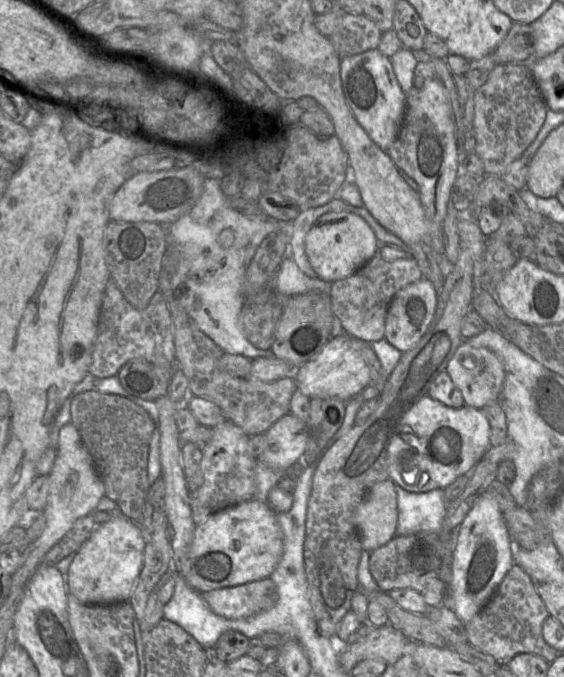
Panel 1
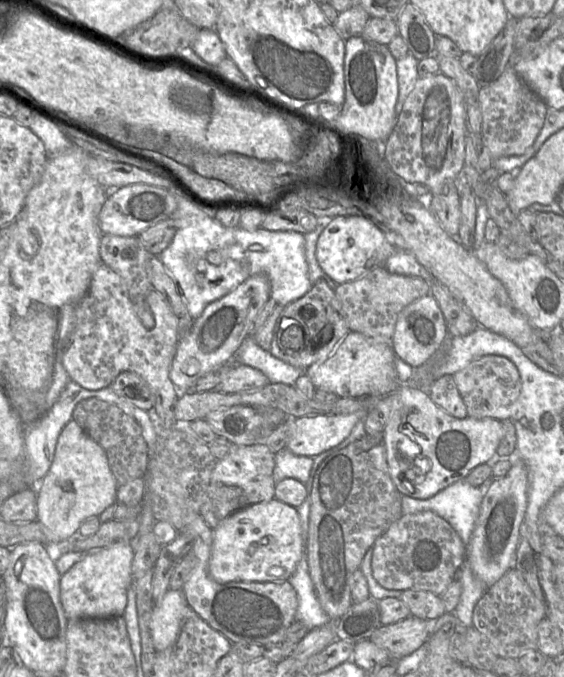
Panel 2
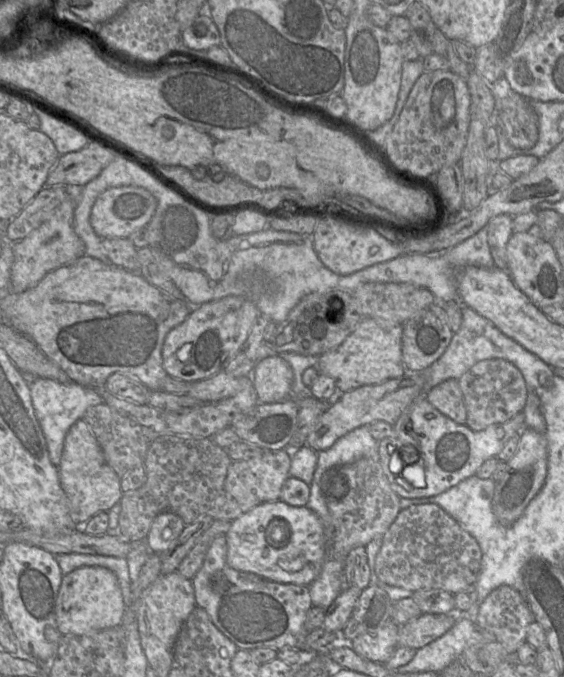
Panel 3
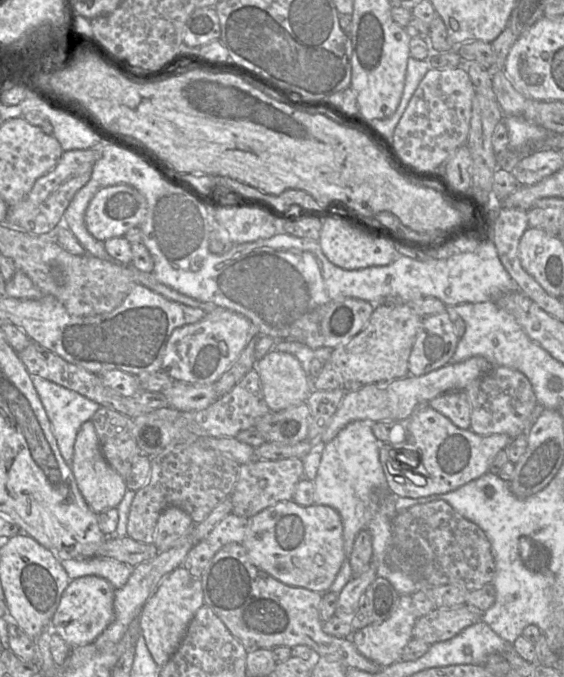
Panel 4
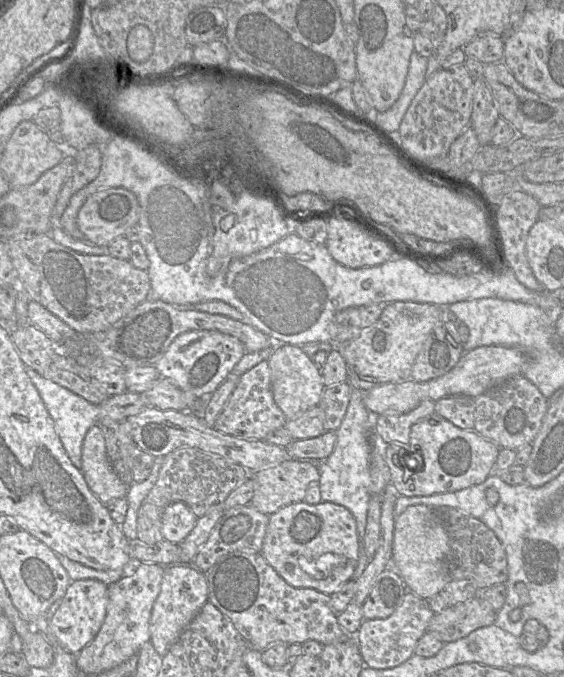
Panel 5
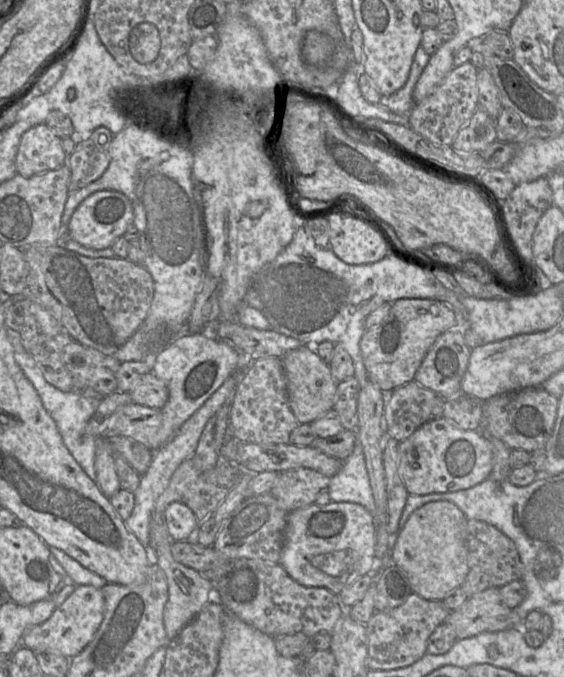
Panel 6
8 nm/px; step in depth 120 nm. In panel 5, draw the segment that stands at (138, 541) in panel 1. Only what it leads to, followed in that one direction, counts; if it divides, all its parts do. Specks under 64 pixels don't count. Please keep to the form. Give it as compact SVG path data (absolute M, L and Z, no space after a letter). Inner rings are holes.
M95 579L71 581L62 602L49 622L50 630L61 647L78 654L99 632L106 614L108 586Z

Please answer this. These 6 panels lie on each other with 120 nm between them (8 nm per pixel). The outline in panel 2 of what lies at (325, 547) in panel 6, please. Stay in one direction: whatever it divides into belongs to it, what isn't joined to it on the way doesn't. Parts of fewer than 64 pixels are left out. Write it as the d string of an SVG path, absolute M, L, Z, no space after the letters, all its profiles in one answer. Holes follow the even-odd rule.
M275 498L244 507L213 529L209 575L218 583L285 582L296 571L306 543L295 507Z

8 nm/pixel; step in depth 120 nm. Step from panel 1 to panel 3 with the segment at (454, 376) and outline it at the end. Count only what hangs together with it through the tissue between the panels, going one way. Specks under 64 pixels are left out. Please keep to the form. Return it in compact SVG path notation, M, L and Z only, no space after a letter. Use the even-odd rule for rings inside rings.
M491 359L478 362L458 379L458 385L466 407L466 425L474 431L512 419L523 411L526 404L525 380L521 372L505 360Z

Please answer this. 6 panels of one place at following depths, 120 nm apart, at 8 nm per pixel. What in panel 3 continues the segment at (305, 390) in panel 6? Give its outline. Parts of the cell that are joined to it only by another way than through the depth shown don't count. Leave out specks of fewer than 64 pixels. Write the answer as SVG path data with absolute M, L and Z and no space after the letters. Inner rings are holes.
M279 355L257 362L251 378L260 403L279 403L292 396L293 370Z

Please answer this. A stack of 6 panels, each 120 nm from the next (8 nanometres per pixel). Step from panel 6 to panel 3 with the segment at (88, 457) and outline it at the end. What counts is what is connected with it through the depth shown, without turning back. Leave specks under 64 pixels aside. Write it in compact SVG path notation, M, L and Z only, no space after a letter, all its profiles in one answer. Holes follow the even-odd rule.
M30 378L32 404L37 420L43 431L52 464L59 466L65 437L70 427L81 420L89 407L103 404L103 398L96 389L74 382L60 383L48 378Z

